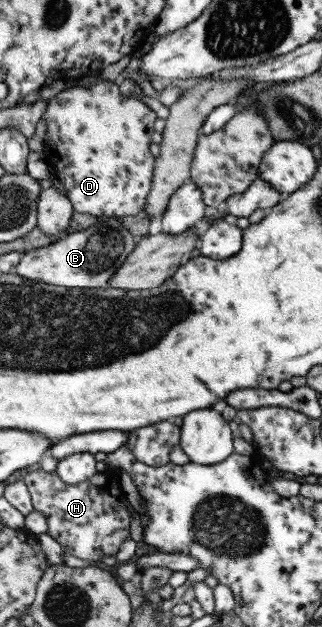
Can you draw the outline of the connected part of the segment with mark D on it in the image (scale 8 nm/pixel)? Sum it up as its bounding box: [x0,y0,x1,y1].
[42,81,157,218]

